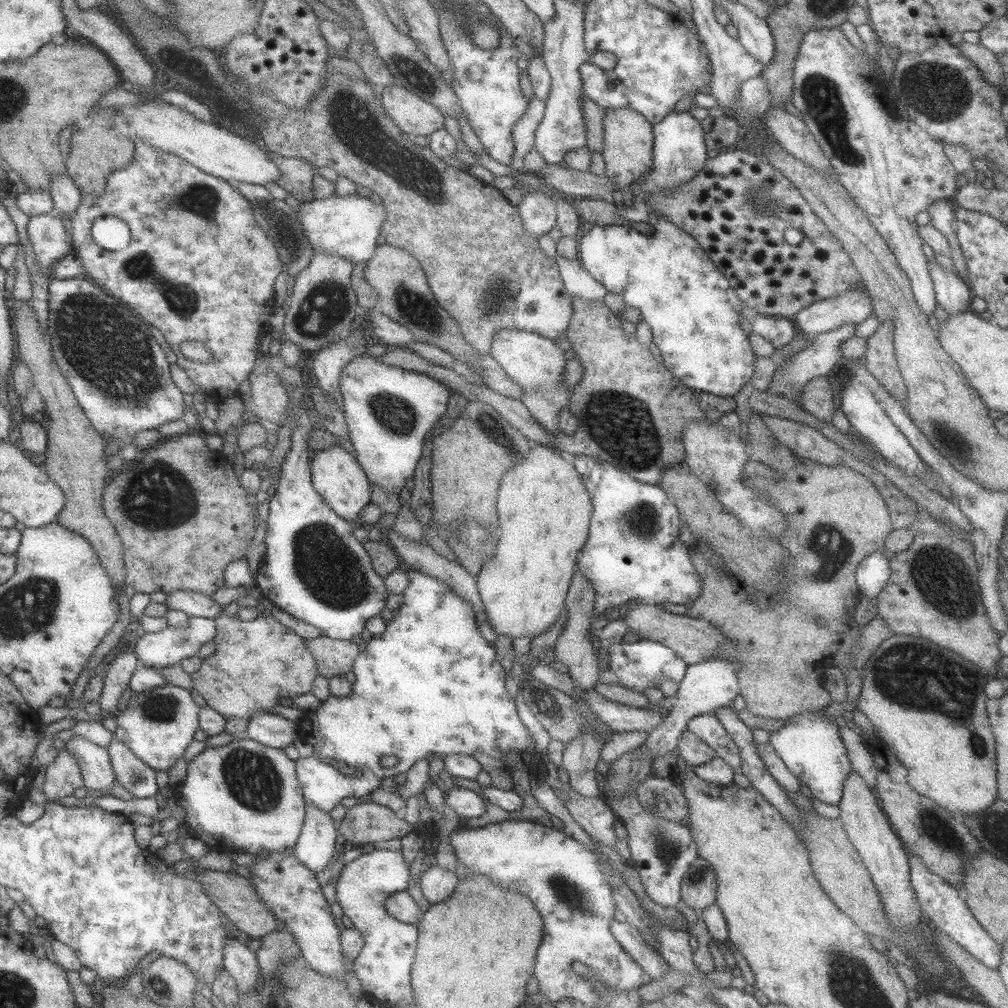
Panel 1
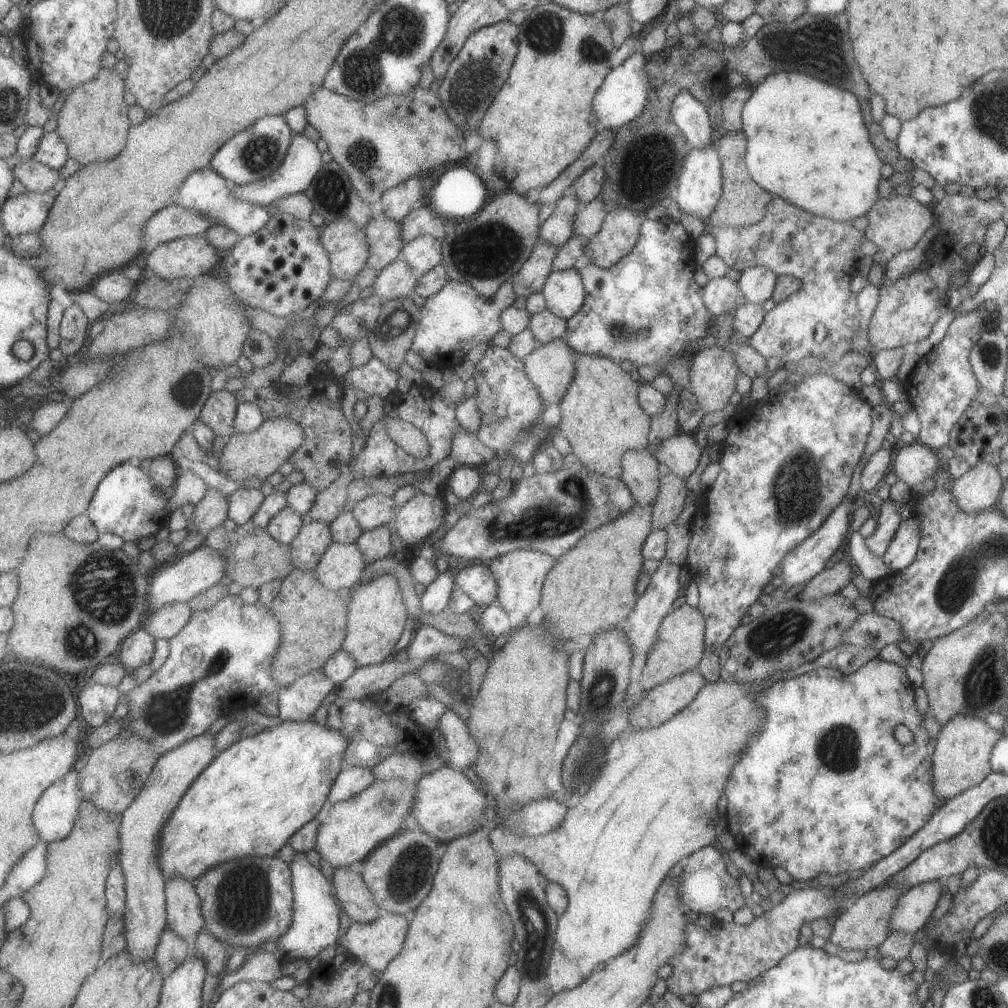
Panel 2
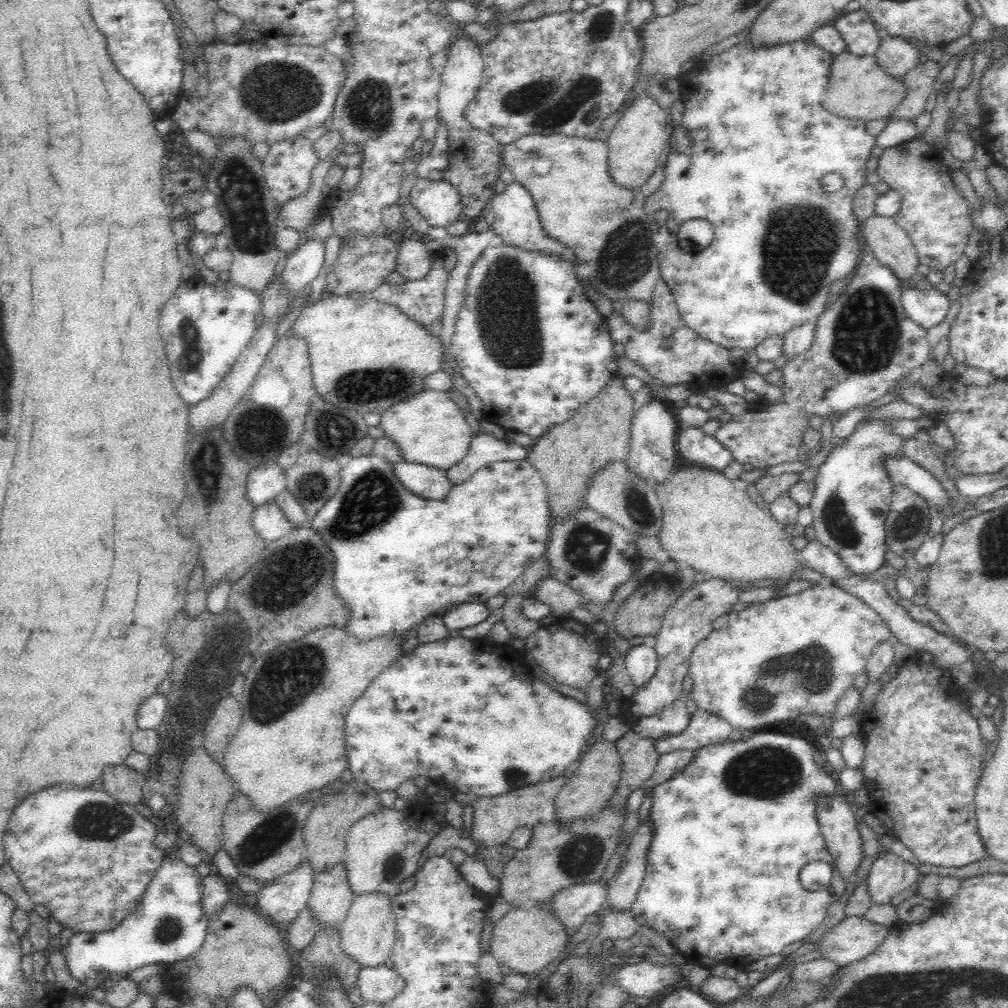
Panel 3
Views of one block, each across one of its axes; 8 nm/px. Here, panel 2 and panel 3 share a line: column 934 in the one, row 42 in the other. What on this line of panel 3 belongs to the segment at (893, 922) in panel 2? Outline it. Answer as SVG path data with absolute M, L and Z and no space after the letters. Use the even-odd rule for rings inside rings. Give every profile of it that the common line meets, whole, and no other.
M884 35L874 59L880 69L884 69L890 77L900 78L918 63L918 49L912 47L903 37Z

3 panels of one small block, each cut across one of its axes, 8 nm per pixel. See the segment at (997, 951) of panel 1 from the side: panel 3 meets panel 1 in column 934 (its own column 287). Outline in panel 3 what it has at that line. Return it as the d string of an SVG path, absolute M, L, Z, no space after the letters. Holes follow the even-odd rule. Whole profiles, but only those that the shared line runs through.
M302 861L292 872L279 876L257 894L258 912L268 917L282 931L307 907L314 871L310 863Z

